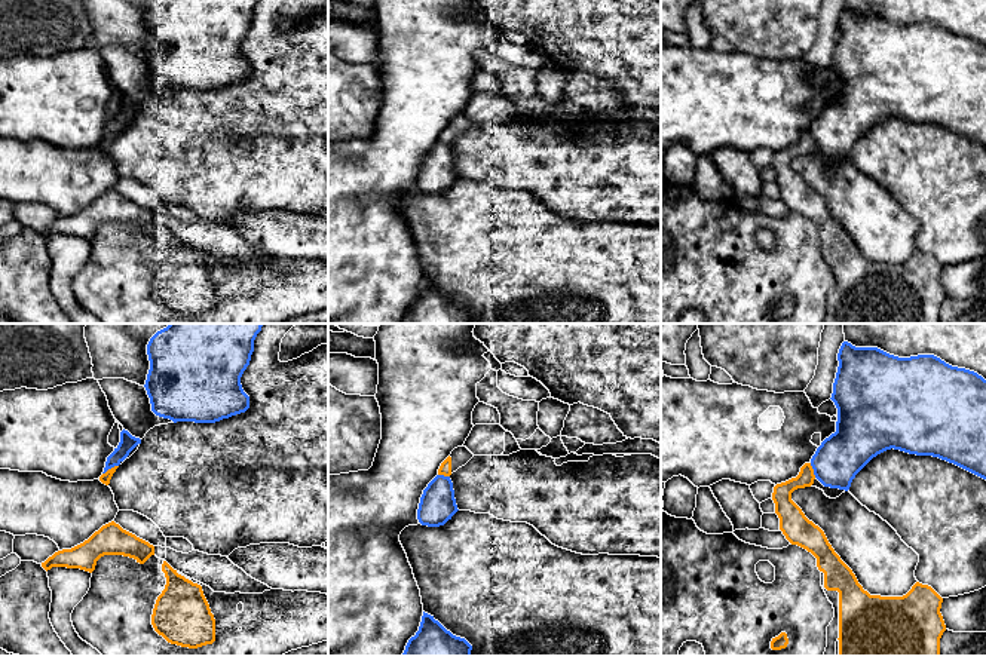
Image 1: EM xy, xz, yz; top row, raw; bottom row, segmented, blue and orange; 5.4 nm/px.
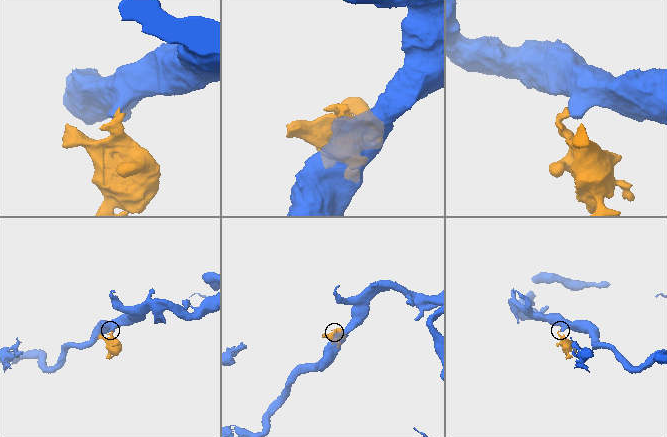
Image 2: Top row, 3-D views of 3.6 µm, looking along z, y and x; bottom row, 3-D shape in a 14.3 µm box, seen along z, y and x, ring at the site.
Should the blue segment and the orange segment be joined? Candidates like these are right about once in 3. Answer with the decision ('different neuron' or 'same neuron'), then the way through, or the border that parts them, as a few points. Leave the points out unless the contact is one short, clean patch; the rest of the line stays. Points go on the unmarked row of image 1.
different neuron

